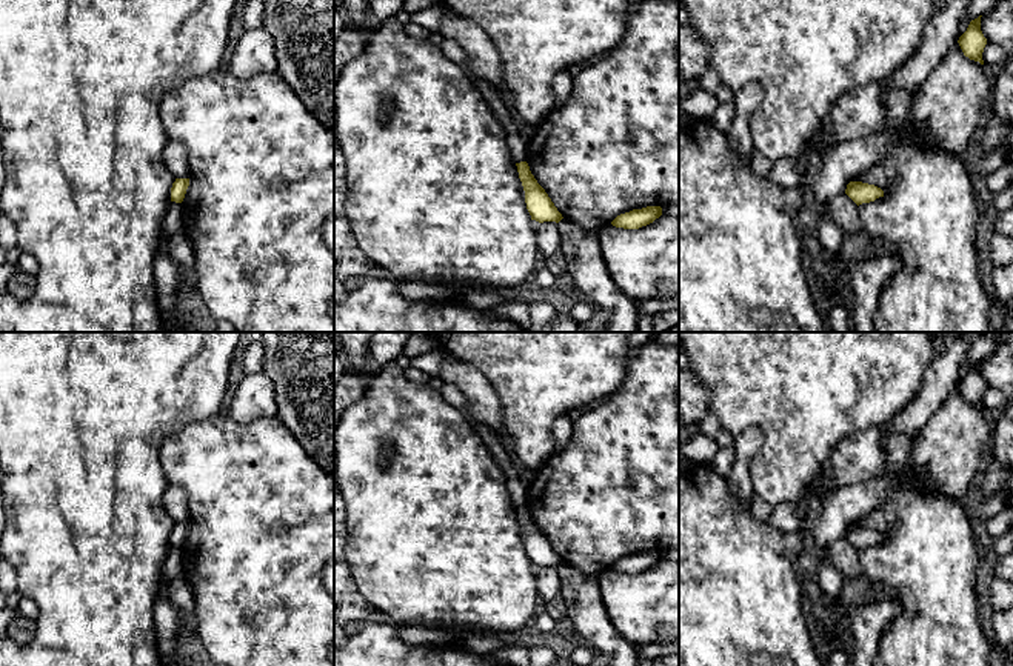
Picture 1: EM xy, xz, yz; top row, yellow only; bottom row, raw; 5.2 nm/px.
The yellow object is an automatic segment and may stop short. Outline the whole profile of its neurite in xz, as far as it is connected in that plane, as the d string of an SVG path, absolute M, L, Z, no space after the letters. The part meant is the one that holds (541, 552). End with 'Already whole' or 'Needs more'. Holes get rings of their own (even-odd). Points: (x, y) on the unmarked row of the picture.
M520 506L516 508L516 511L525 535L525 548L531 564L536 564L539 568L559 568L563 563L562 558L557 555L545 534L537 528L537 524L531 518L528 508Z. Already whole

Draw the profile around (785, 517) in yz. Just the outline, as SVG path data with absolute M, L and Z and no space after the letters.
M781 503L773 508L771 517L767 524L779 532L791 534L802 528L808 508L810 506L804 503Z

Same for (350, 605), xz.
M334 492L334 624L345 628L349 621L365 620L369 603L359 592L346 563L346 503L342 492Z

